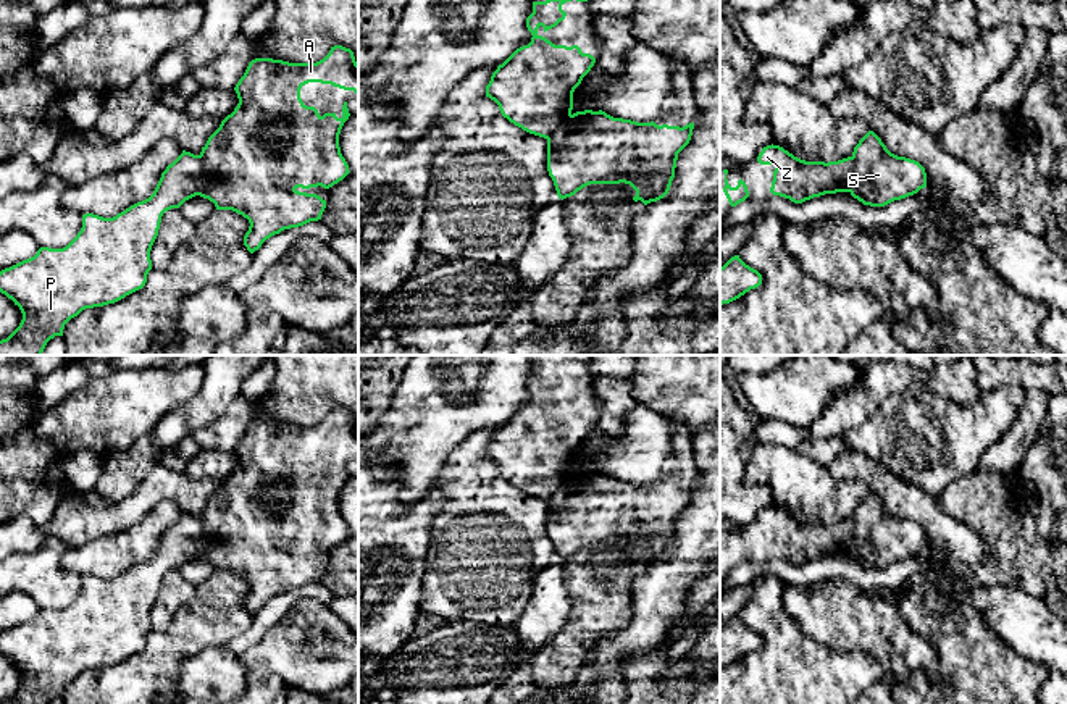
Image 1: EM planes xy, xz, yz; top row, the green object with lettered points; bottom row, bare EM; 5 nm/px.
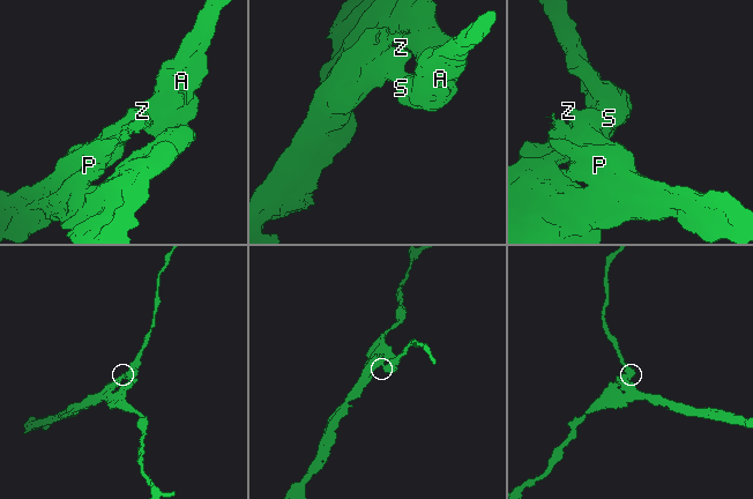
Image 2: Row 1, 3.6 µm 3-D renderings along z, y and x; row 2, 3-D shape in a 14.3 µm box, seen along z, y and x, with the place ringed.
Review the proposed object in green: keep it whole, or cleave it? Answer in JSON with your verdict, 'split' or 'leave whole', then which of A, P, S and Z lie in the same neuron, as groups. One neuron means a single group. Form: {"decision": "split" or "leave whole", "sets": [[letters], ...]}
{"decision": "split", "sets": [["A", "S"], ["P", "Z"]]}

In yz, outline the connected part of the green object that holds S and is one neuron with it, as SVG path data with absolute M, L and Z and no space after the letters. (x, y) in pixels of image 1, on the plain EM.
M868 492L852 513L854 541L851 557L870 568L885 568L927 549L925 530L910 520L891 515Z

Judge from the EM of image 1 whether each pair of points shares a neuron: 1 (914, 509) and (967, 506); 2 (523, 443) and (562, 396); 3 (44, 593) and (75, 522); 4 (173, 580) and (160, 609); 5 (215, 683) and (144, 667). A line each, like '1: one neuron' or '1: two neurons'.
1: two neurons
2: one neuron
3: two neurons
4: one neuron
5: two neurons

